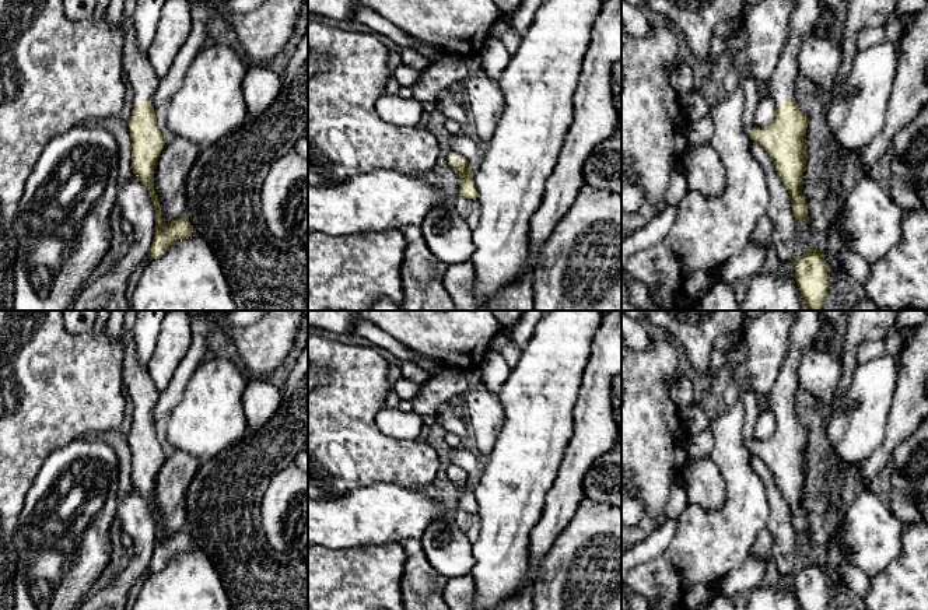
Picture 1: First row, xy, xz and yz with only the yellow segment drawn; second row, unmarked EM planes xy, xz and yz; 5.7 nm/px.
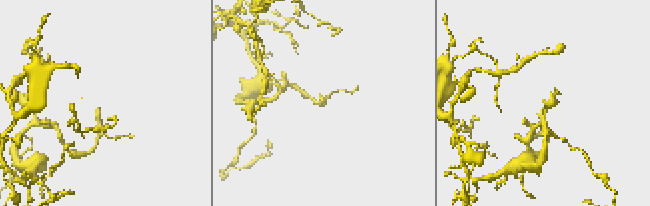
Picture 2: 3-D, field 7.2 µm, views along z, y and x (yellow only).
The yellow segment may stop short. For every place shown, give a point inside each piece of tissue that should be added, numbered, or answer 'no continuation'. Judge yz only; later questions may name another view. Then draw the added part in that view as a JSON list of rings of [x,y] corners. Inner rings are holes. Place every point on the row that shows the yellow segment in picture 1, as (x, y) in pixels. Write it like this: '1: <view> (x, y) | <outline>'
1: yz (806, 13) | [[[795,0],[787,43],[770,80],[771,97],[775,102],[794,101],[795,83],[799,76],[798,50],[803,38],[819,21],[820,11],[819,0]]]

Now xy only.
1: xy (137, 70) | [[[132,18],[126,22],[123,35],[123,71],[125,78],[133,88],[133,99],[140,102],[151,101],[160,78],[151,67],[148,57],[137,48]]]

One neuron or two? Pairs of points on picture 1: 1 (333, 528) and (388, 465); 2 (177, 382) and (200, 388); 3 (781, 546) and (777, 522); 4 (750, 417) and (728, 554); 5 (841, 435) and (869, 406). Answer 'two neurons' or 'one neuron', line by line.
1: two neurons
2: two neurons
3: one neuron
4: two neurons
5: one neuron

